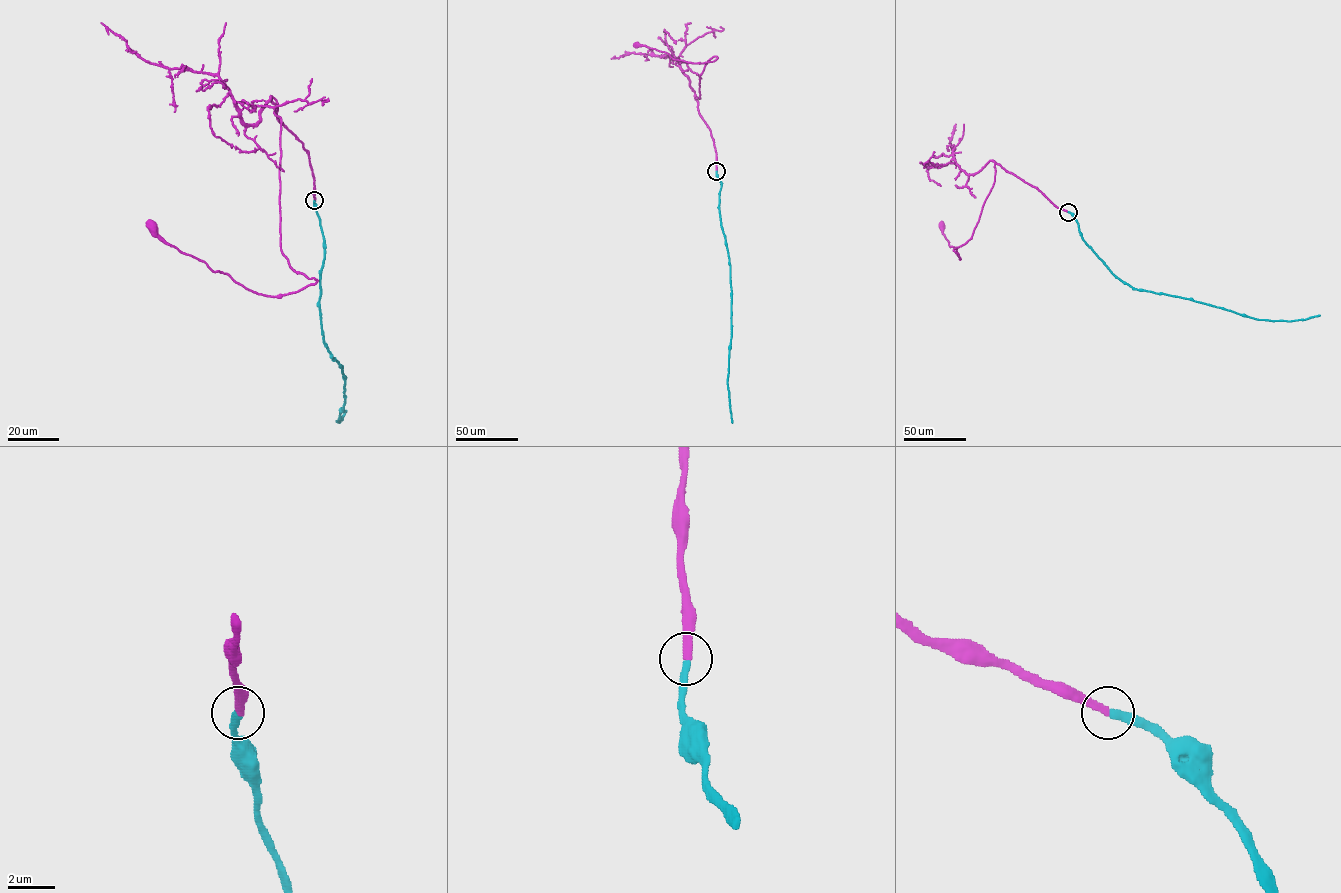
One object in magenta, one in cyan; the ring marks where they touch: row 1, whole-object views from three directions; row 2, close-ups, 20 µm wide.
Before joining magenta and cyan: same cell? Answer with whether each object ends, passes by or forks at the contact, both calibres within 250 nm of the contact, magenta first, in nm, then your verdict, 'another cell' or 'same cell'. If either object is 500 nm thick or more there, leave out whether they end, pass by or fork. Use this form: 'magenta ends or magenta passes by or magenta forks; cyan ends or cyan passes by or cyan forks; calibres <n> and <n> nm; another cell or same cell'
magenta ends; cyan ends; calibres 300 and 320 nm; same cell

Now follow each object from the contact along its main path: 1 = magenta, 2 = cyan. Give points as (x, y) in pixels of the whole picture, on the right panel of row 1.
1: (1068, 212), (992, 161), (994, 181), (971, 238), (953, 250), (960, 259), (941, 225)
2: (1068, 212), (1078, 223), (1082, 239), (1112, 272), (1134, 289), (1186, 298), (1257, 319), (1293, 321), (1319, 315)

